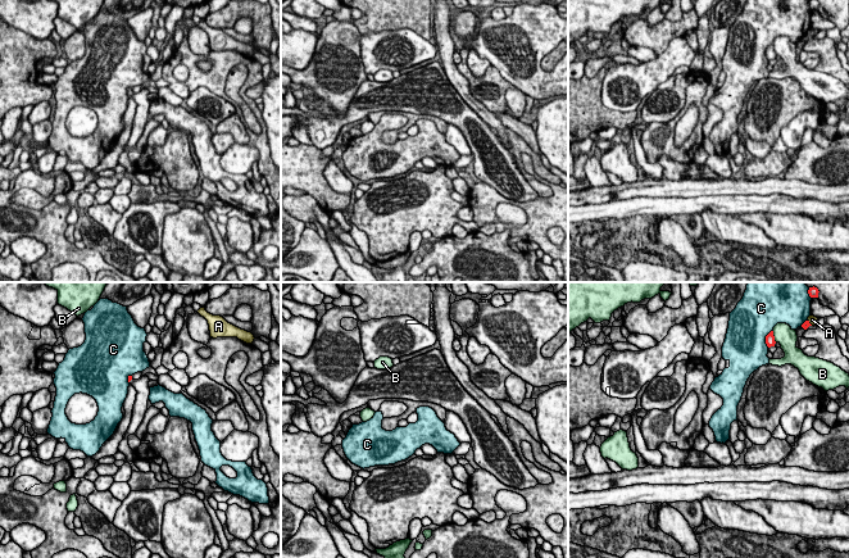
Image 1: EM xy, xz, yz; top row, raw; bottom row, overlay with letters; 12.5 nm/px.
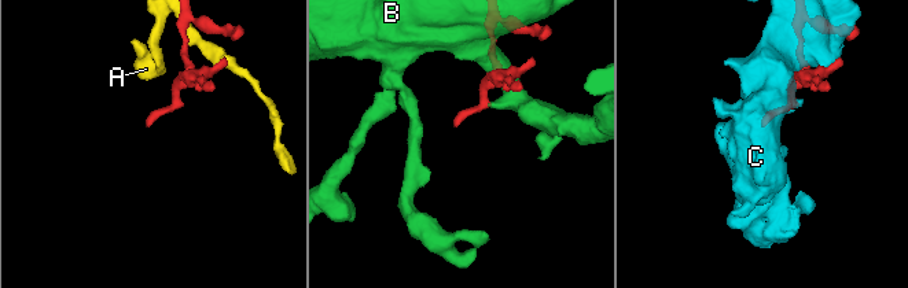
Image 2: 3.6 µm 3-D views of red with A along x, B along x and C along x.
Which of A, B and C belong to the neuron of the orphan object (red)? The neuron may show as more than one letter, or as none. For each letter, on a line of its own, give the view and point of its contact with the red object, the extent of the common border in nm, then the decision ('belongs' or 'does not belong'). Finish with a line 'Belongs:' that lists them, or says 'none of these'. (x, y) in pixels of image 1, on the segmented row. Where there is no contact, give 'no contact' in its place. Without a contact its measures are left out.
A: yz (808, 322) | 110 nm | does not belong
B: yz (773, 336) | 150 nm | does not belong
C: yz (766, 339) | 240 nm | does not belong
Belongs: none of these

